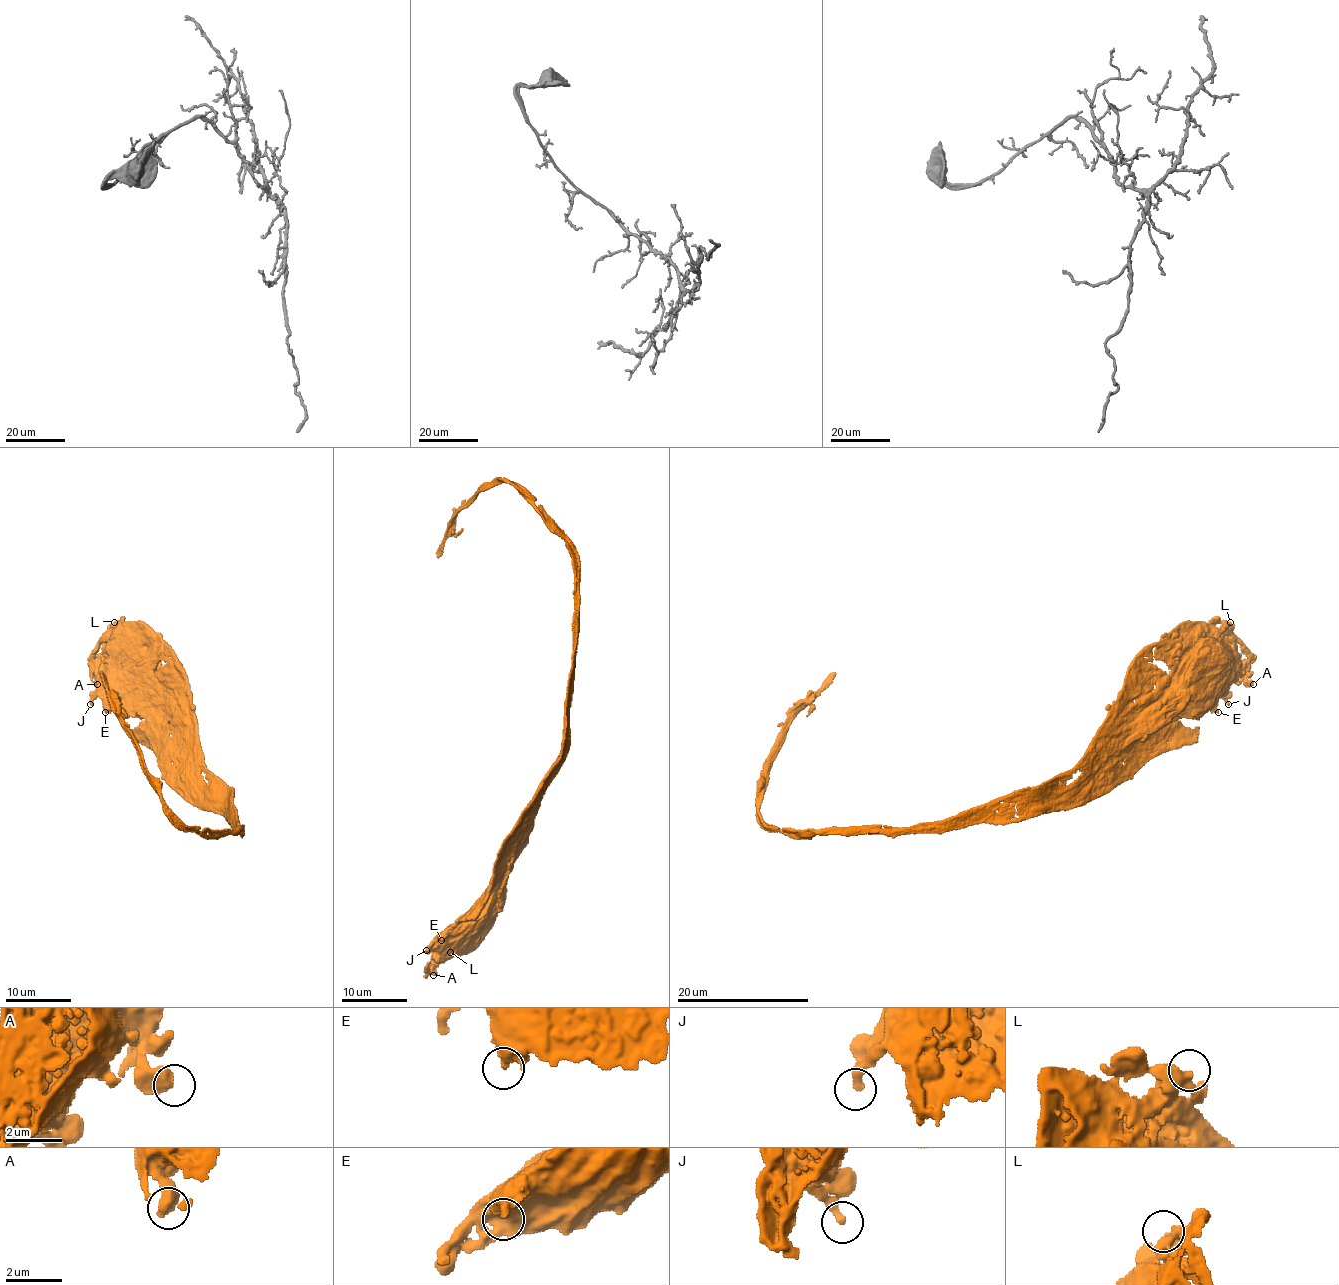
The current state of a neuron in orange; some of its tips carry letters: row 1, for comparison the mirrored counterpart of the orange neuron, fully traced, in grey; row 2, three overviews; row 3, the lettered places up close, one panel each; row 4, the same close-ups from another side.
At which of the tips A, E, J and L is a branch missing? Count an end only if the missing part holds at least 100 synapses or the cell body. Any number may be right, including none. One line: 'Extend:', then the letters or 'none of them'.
Extend: none of them

